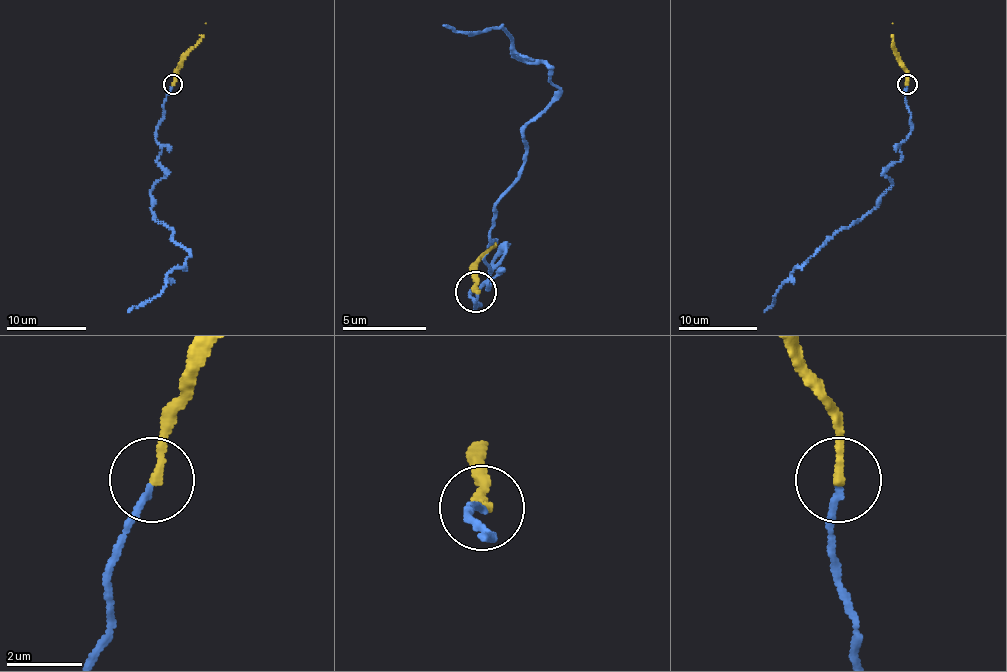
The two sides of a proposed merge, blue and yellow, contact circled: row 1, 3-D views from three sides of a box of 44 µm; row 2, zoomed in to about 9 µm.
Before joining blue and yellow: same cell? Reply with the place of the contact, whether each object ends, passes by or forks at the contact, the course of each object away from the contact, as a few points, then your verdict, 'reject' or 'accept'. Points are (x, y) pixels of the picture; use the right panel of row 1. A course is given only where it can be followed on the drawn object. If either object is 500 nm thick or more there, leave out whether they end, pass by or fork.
place (907, 84); blue ends; yellow ends; course blue (907, 85), (911, 134), (900, 146), (901, 160), (884, 173), (891, 183), (880, 201), (796, 266), (764, 312); course yellow (907, 85), (906, 69), (892, 43), (892, 23); reject

